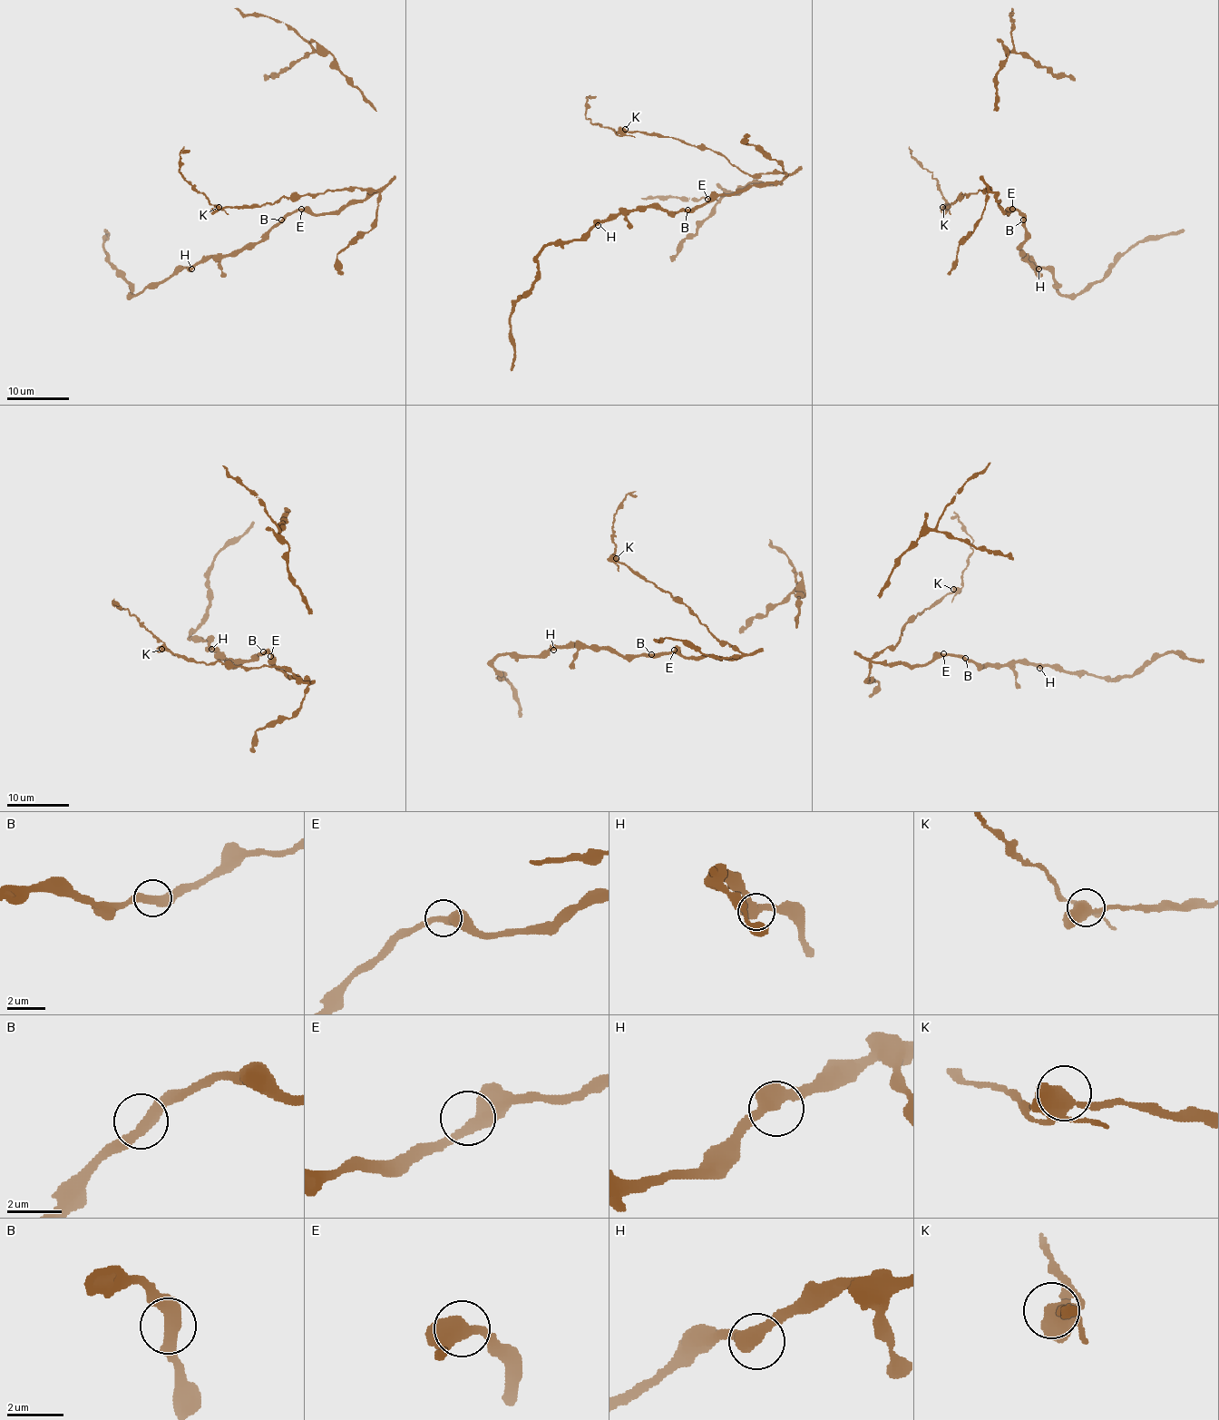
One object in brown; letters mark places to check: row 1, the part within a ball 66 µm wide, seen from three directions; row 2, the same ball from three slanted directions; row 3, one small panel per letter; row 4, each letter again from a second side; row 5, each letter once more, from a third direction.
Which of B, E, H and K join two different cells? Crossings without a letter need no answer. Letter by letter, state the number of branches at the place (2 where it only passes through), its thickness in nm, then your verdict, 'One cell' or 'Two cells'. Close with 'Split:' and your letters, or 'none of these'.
B: Branches: 2. Thickness 420 nm. One cell
E: Branches: 2. Thickness 420 nm. One cell
H: Branches: 2. Thickness 500 nm. One cell
K: Branches: 4. Thickness 440 nm. One cell
Split: none of these

